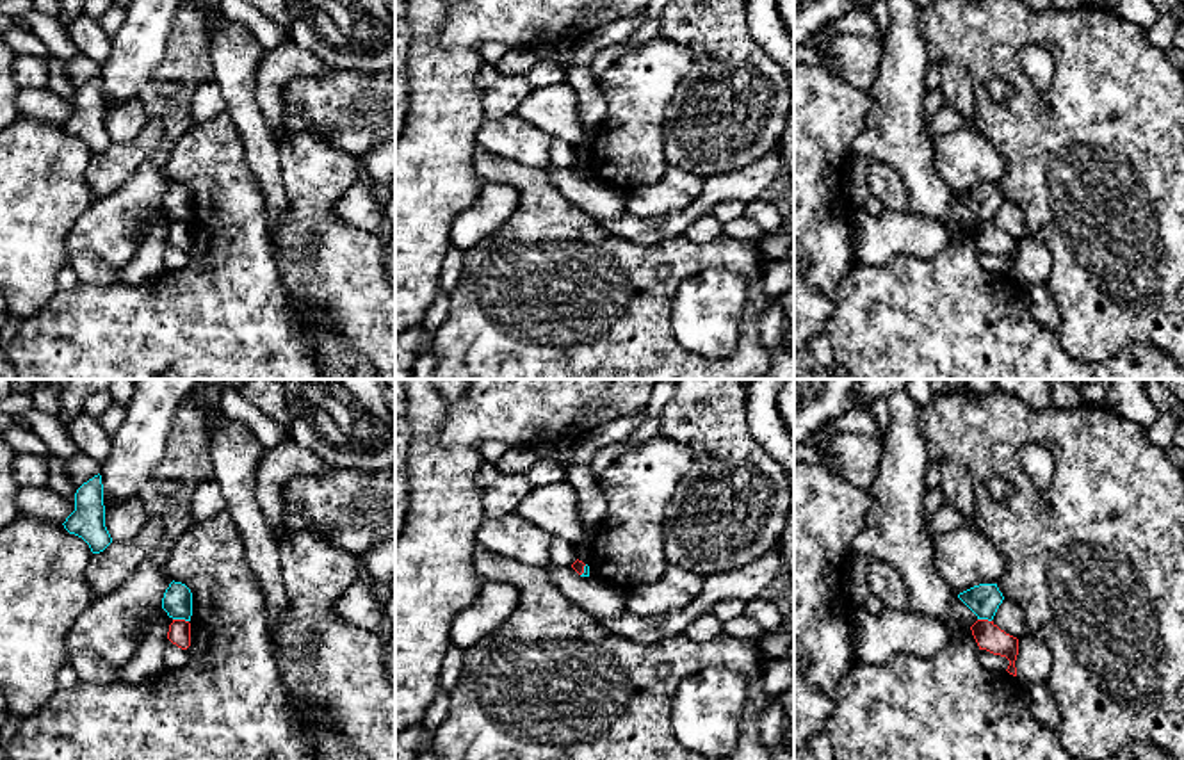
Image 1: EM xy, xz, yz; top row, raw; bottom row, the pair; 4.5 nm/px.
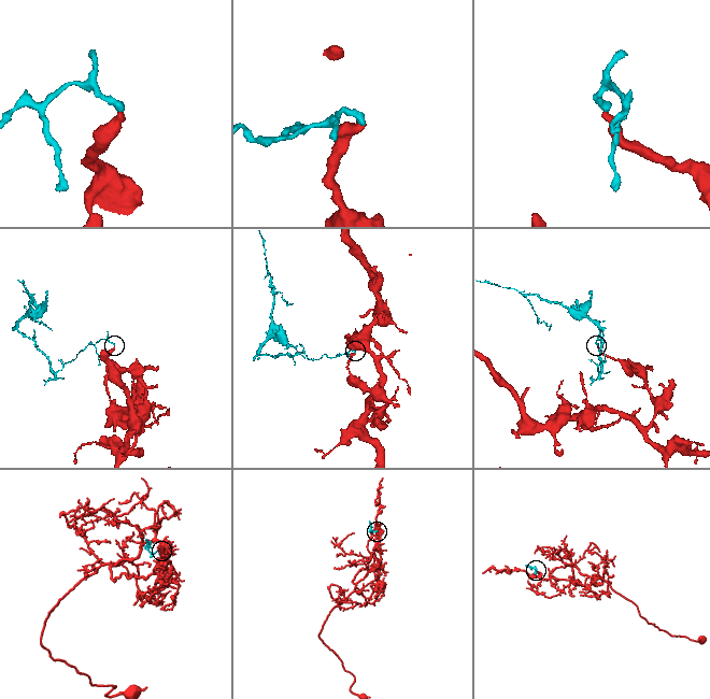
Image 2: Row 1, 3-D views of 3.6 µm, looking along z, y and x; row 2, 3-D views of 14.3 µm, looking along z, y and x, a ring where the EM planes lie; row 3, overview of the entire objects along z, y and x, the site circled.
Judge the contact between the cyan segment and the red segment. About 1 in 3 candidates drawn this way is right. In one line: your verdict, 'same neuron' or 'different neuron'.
different neuron

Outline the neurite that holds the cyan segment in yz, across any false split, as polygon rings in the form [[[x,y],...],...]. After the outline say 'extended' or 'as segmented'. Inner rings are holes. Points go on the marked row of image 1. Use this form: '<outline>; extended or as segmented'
[[[979,584],[958,594],[958,598],[977,616],[992,621],[1004,596],[997,584]]]; as segmented

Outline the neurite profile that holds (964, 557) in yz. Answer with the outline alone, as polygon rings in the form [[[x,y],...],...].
[[[924,523],[938,575],[956,596],[979,584],[997,584],[1006,571],[1006,555],[974,523],[931,534]]]

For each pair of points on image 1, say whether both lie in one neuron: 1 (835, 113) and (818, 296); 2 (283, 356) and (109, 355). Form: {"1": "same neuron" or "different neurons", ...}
{"1": "same neuron", "2": "same neuron"}

